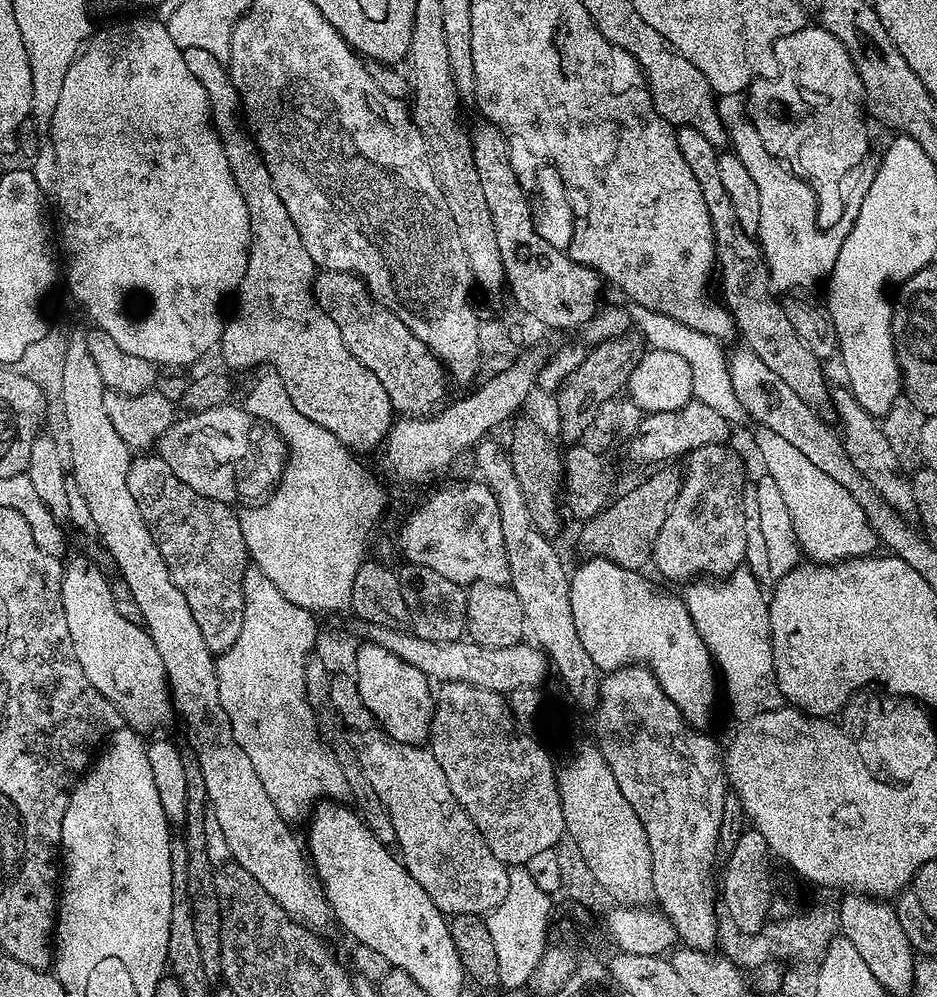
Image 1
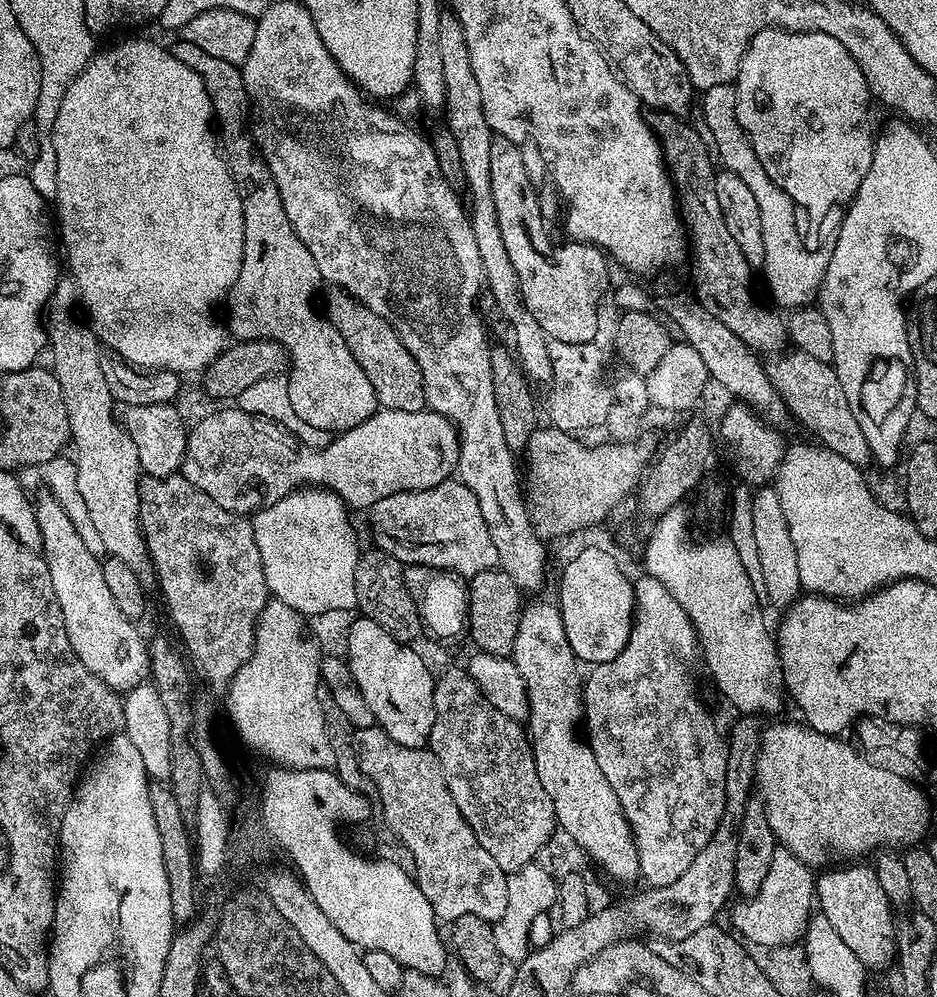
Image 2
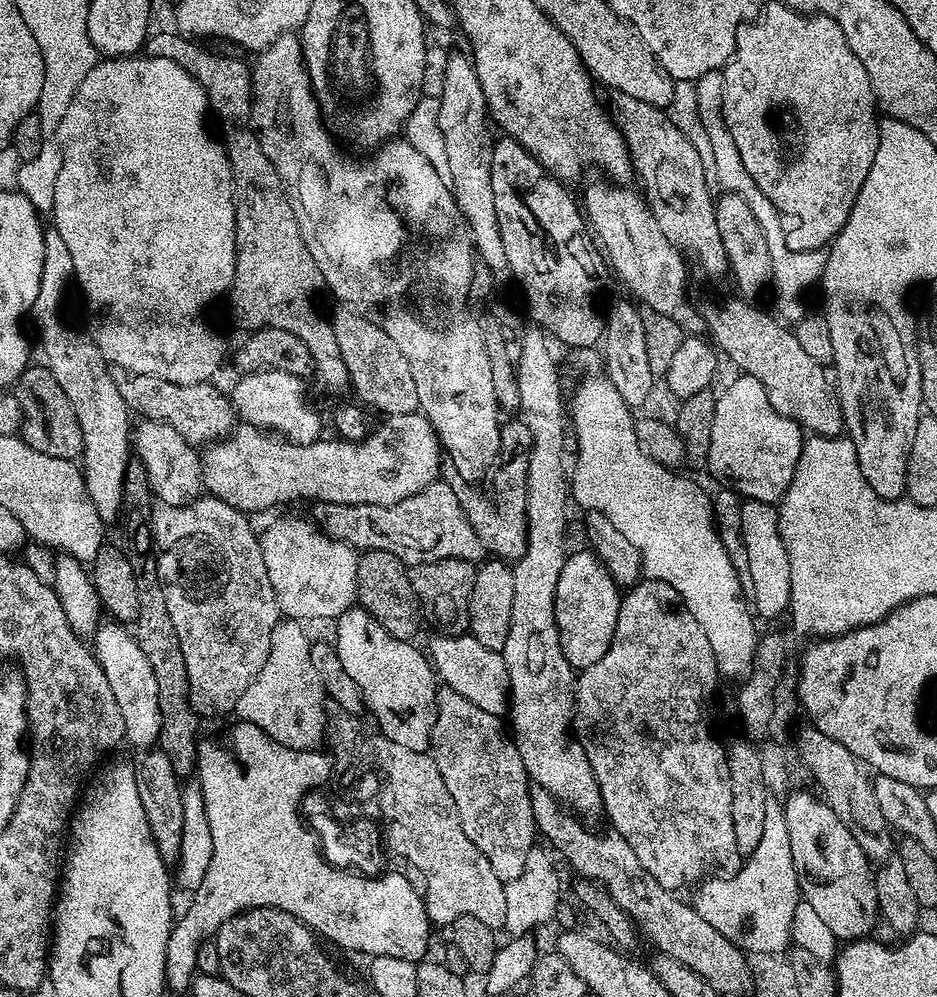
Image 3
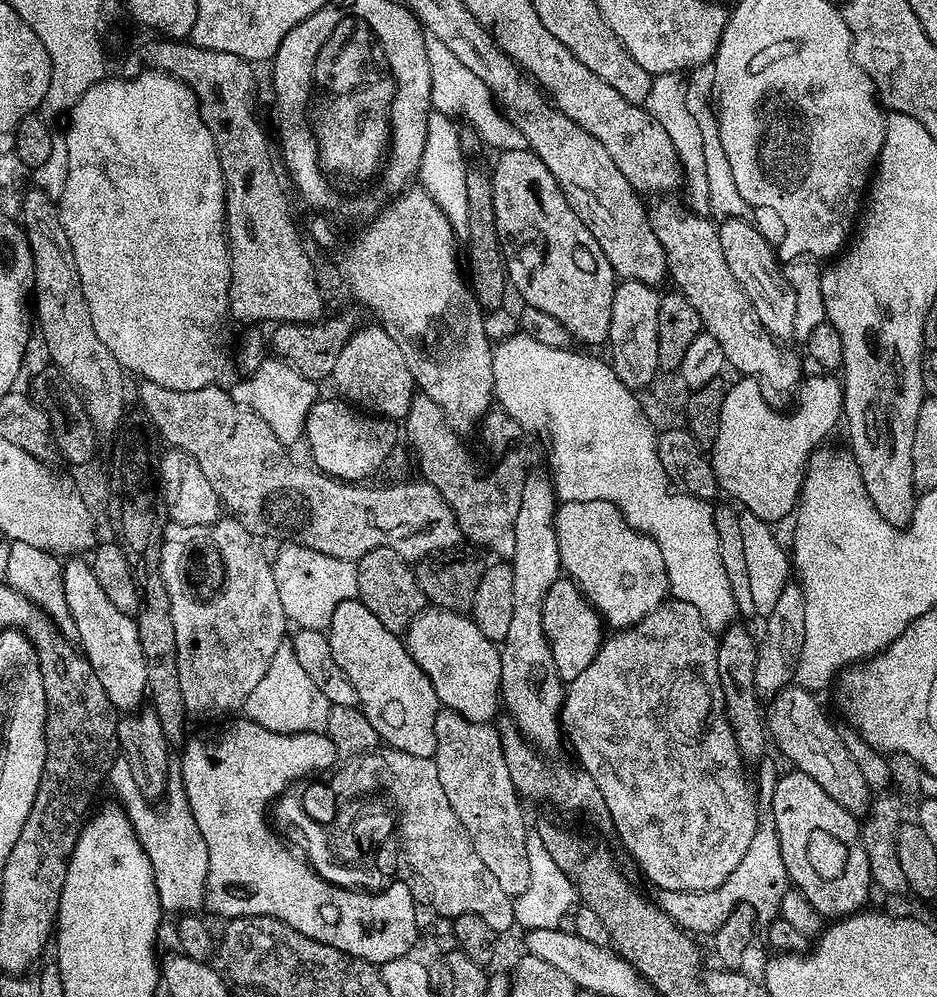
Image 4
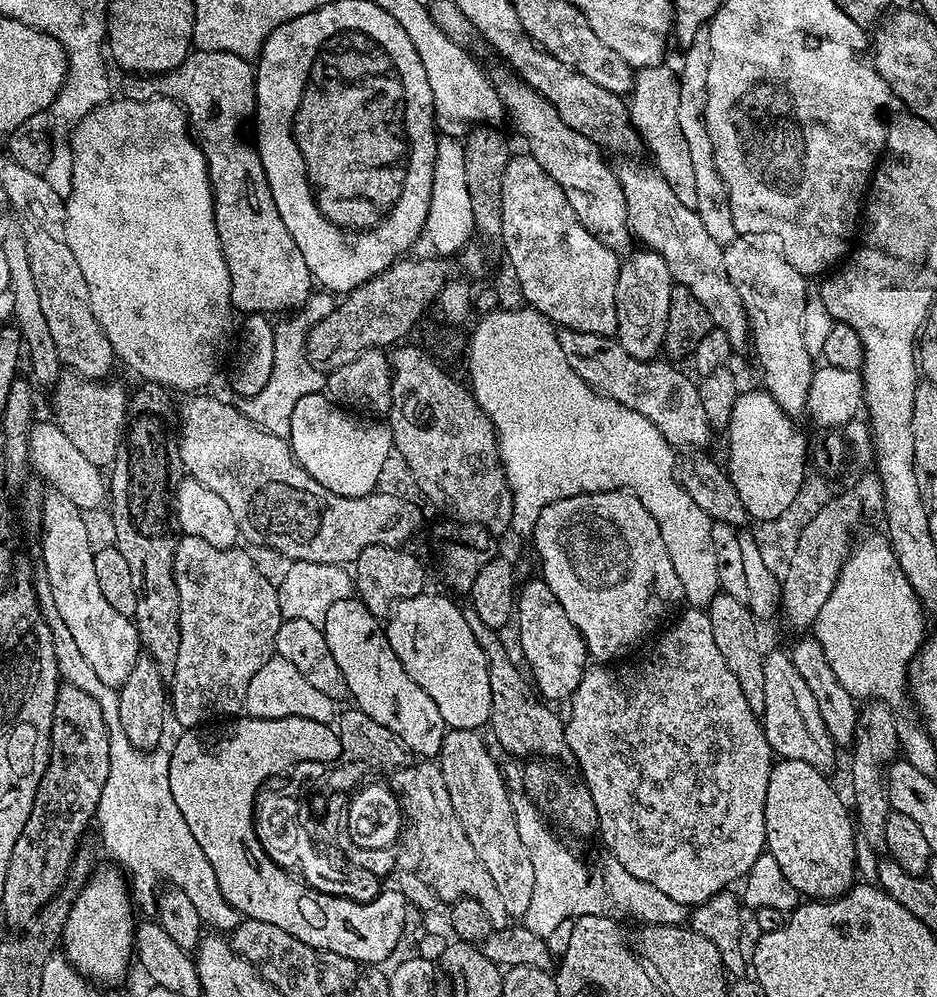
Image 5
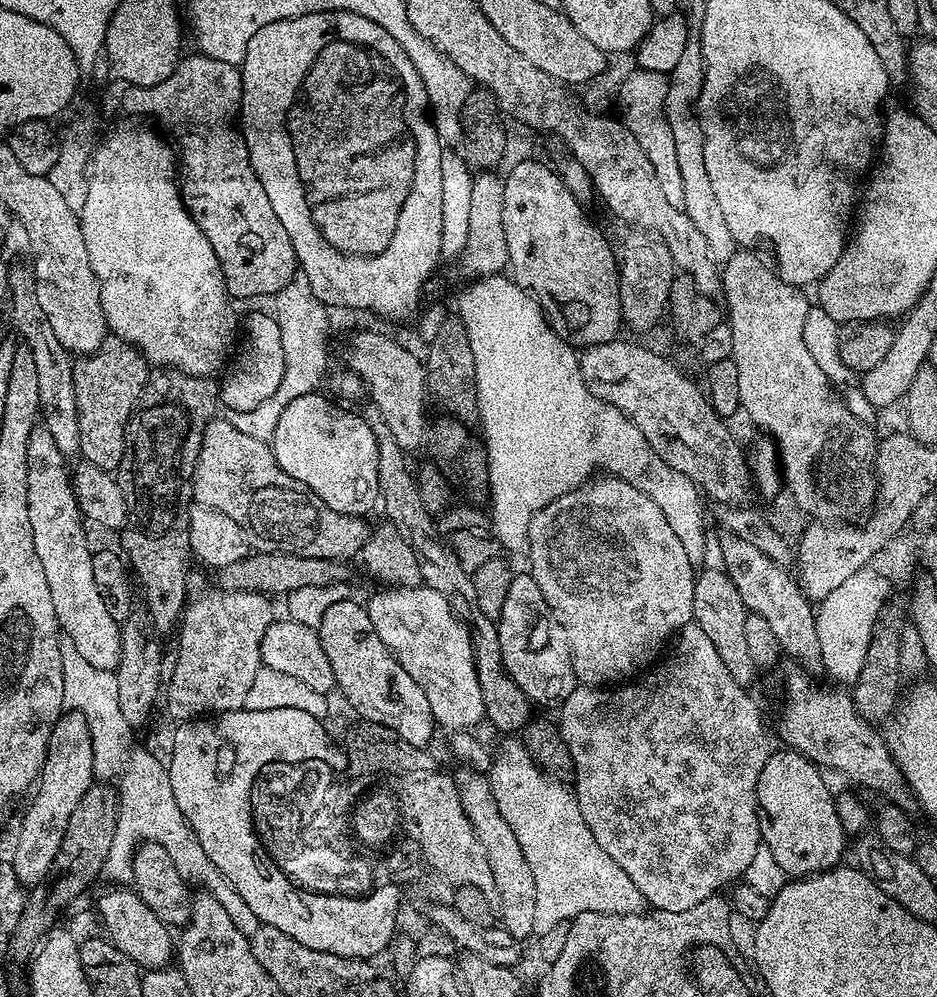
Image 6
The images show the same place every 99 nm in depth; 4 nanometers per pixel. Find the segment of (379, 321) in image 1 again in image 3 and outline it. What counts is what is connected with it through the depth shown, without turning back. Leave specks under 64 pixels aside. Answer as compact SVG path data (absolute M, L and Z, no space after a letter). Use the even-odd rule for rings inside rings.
M347 306L339 310L341 312L337 316L331 317L332 329L338 338L342 362L346 362L351 391L356 391L355 399L369 409L372 407L384 412L385 417L417 411L420 403L418 390L414 386L414 374L410 374L410 362L406 362L402 350L394 346L394 338L390 338L390 334L386 334L386 330L377 324L369 322L360 312Z

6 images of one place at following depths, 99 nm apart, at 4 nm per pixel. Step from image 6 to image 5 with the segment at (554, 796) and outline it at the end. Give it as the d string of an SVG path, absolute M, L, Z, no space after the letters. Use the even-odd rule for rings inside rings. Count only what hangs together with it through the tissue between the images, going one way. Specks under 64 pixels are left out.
M513 795L512 809L518 834L534 865L534 898L530 898L530 910L526 910L522 918L523 927L547 938L554 934L561 921L576 919L578 916L612 916L616 912L625 912L640 920L643 925L683 925L687 921L684 919L687 918L689 909L682 902L674 902L674 898L662 894L662 890L650 886L650 882L634 878L634 874L630 874L630 870L626 870L622 862L608 858L605 859L604 873L591 872L584 865L583 858L559 840L561 837L554 831L553 825L536 809L530 797Z

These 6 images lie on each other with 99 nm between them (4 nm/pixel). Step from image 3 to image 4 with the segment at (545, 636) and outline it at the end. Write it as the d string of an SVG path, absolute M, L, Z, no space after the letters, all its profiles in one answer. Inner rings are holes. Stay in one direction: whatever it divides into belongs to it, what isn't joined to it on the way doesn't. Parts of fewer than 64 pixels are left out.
M532 473L525 477L525 483L522 490L522 501L519 503L518 517L515 518L515 524L512 527L510 538L514 542L514 554L510 557L510 563L514 570L514 581L513 581L513 617L510 618L509 629L506 632L506 638L503 640L500 646L500 661L502 662L502 678L500 679L500 691L503 707L509 716L509 719L516 725L520 733L523 734L526 741L531 744L534 748L538 749L541 753L550 754L551 751L557 746L560 736L562 740L562 724L560 717L563 711L564 698L566 695L566 686L560 675L557 673L557 667L554 666L553 654L548 646L548 640L545 637L545 630L542 626L542 602L545 601L545 596L549 592L550 586L554 584L556 580L561 577L561 556L560 547L558 546L557 532L556 532L556 510L558 507L558 501L556 499L555 488L551 484L551 479L547 475L540 475Z

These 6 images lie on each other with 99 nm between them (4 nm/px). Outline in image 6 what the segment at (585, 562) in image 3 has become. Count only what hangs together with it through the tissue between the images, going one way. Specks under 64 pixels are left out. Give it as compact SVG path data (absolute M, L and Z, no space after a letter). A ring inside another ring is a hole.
M530 574L513 575L496 629L502 642L502 662L510 678L518 682L533 705L559 706L566 698L570 698L570 694L578 687L570 642L566 638L566 630L562 630L558 618L552 613L552 607L546 602L546 598L542 598L538 582L534 582Z

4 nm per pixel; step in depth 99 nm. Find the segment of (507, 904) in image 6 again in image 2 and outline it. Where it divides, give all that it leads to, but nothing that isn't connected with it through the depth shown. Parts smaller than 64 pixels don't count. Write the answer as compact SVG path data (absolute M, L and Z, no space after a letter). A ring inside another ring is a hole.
M463 667L446 669L441 676L439 673L435 677L435 682L434 726L430 730L428 748L438 758L446 786L462 818L466 818L478 842L482 842L482 850L487 850L504 872L517 872L522 866L533 863L539 857L536 855L547 849L552 832L558 828L550 794L546 794L538 780L525 729L517 721L506 718L502 710L494 710Z

